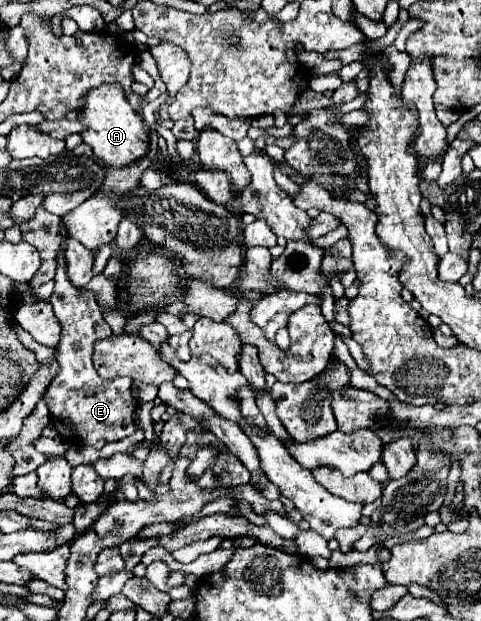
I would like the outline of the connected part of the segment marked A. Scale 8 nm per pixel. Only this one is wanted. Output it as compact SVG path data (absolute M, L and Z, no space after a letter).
M102 84L84 94L84 106L78 110L78 120L86 126L80 134L82 142L88 144L98 160L112 168L128 166L140 160L148 150L148 128L140 116L130 108L126 92L118 84Z

